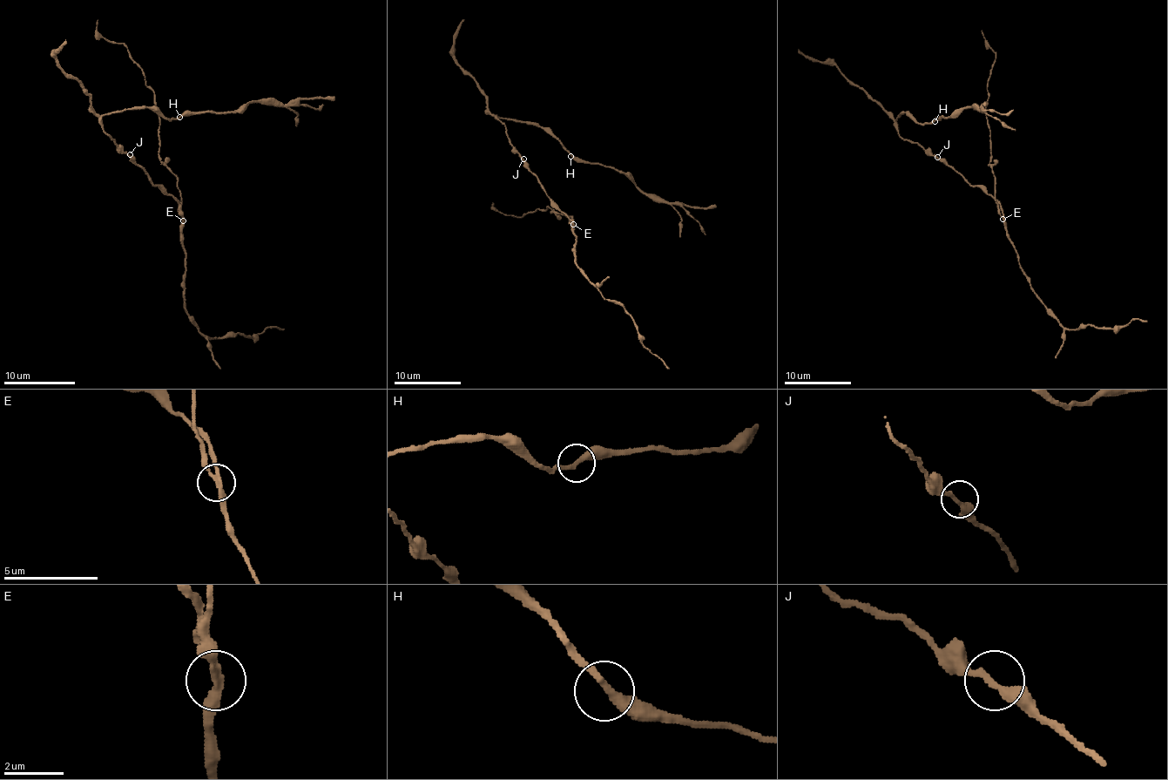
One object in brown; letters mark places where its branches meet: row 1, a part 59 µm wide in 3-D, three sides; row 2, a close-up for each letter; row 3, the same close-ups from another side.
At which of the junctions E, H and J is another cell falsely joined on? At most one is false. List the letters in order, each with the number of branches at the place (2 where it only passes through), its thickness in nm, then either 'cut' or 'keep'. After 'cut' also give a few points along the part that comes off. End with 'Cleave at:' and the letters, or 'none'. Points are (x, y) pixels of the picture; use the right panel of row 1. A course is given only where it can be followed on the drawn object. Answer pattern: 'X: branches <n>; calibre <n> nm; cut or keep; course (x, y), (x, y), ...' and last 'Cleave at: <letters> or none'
E: branches 2; calibre 280 nm; cut; course (1003, 219), (995, 199), (989, 125), (985, 113), (988, 79), (995, 52), (985, 41), (982, 30)
H: branches 2; calibre 280 nm; keep
J: branches 2; calibre 280 nm; keep
Cleave at: E

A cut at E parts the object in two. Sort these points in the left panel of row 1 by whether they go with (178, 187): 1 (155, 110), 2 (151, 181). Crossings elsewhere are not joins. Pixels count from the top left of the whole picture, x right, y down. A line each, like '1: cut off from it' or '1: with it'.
1: cut off from it
2: cut off from it

